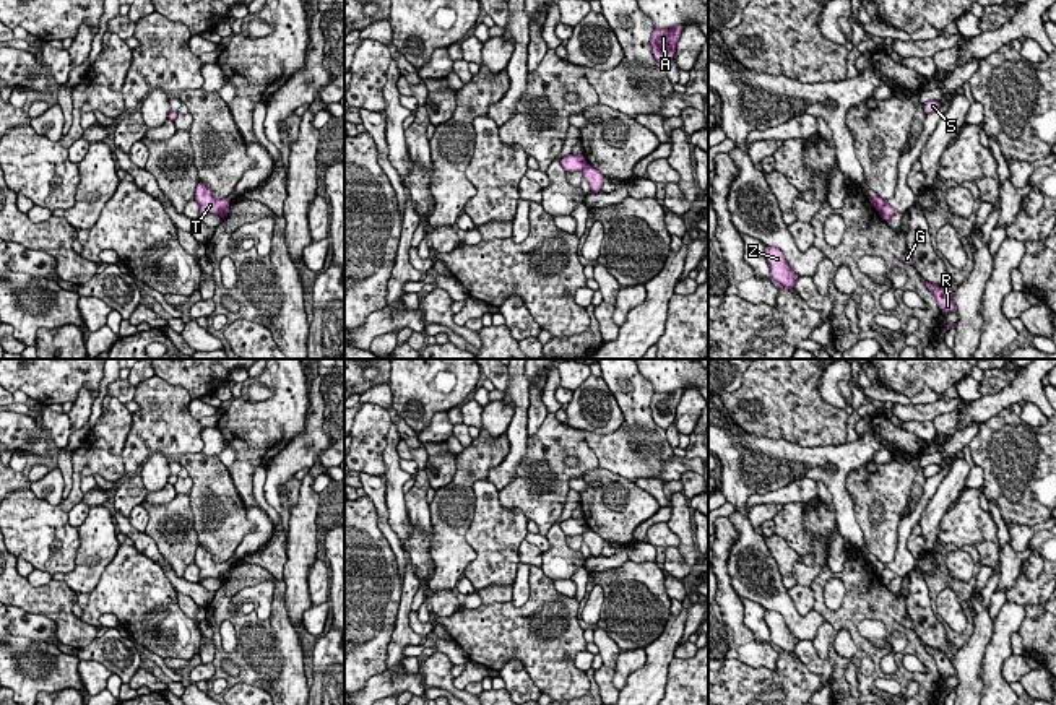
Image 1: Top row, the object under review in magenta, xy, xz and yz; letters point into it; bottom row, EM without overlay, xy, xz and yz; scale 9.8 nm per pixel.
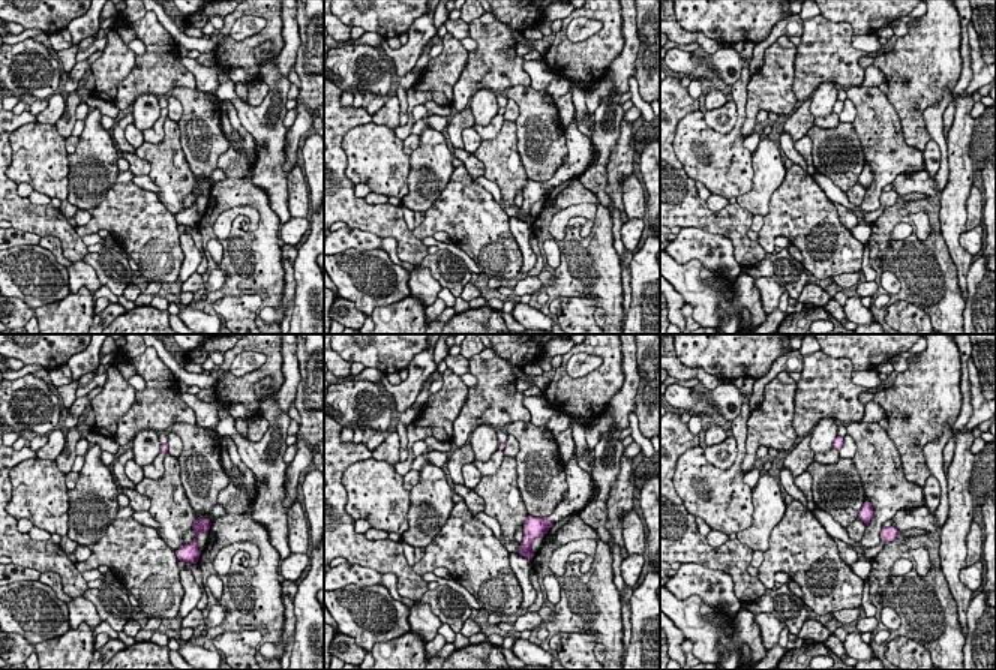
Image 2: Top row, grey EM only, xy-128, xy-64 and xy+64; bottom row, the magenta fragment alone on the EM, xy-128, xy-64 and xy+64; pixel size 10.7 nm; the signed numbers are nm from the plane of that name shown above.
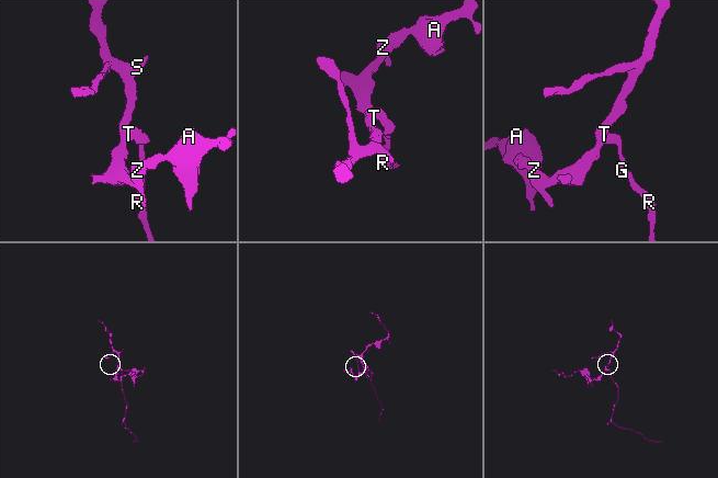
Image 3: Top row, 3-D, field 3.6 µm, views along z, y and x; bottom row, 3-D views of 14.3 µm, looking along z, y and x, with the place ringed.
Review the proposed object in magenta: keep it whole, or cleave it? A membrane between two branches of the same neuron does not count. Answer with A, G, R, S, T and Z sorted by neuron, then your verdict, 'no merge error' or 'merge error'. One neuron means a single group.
A S T Z / G R | merge error

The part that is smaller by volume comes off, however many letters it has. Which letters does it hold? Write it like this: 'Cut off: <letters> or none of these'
Cut off: G, R

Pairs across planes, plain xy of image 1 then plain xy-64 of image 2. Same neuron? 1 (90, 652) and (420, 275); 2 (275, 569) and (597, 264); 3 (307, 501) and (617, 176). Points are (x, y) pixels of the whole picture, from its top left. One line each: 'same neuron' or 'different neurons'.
1: different neurons
2: different neurons
3: same neuron

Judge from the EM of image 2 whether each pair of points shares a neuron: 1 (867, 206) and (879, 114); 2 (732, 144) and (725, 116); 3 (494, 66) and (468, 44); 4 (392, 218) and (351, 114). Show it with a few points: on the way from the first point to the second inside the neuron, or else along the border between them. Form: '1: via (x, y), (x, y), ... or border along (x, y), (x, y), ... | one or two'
1: via (878, 183), (879, 137) | one
2: border along (731, 98), (737, 122), (728, 132), (719, 134) | two
3: border along (470, 36), (476, 47), (468, 53) | two
4: via (360, 212), (339, 191), (339, 146) | one

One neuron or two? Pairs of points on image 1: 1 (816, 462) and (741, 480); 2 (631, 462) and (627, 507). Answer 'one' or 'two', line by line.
1: one
2: two

